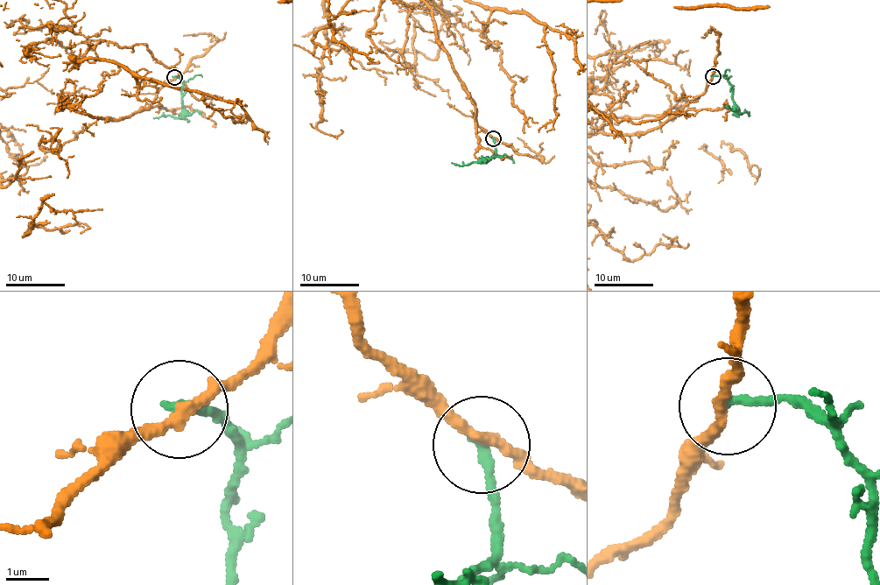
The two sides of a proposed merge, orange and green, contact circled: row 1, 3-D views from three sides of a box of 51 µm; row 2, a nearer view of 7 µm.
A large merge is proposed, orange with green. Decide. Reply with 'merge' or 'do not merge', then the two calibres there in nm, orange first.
do not merge; calibres 240 and 220 nm

